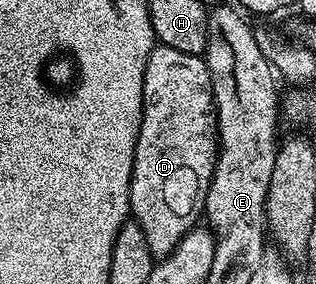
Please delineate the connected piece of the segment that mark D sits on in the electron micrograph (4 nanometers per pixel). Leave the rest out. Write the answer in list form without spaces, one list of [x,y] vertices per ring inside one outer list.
[[[157,45],[145,65],[145,81],[143,82],[143,120],[141,129],[137,137],[137,149],[135,150],[135,160],[133,161],[133,173],[131,174],[131,215],[134,222],[145,229],[145,241],[149,241],[149,249],[152,255],[162,257],[168,255],[170,251],[178,245],[181,237],[185,237],[187,231],[192,231],[195,226],[204,218],[203,206],[209,193],[209,185],[213,177],[215,168],[215,156],[217,154],[217,124],[215,122],[215,98],[211,88],[211,78],[207,68],[206,58],[189,53],[181,53],[181,49],[169,49],[168,47]]]

